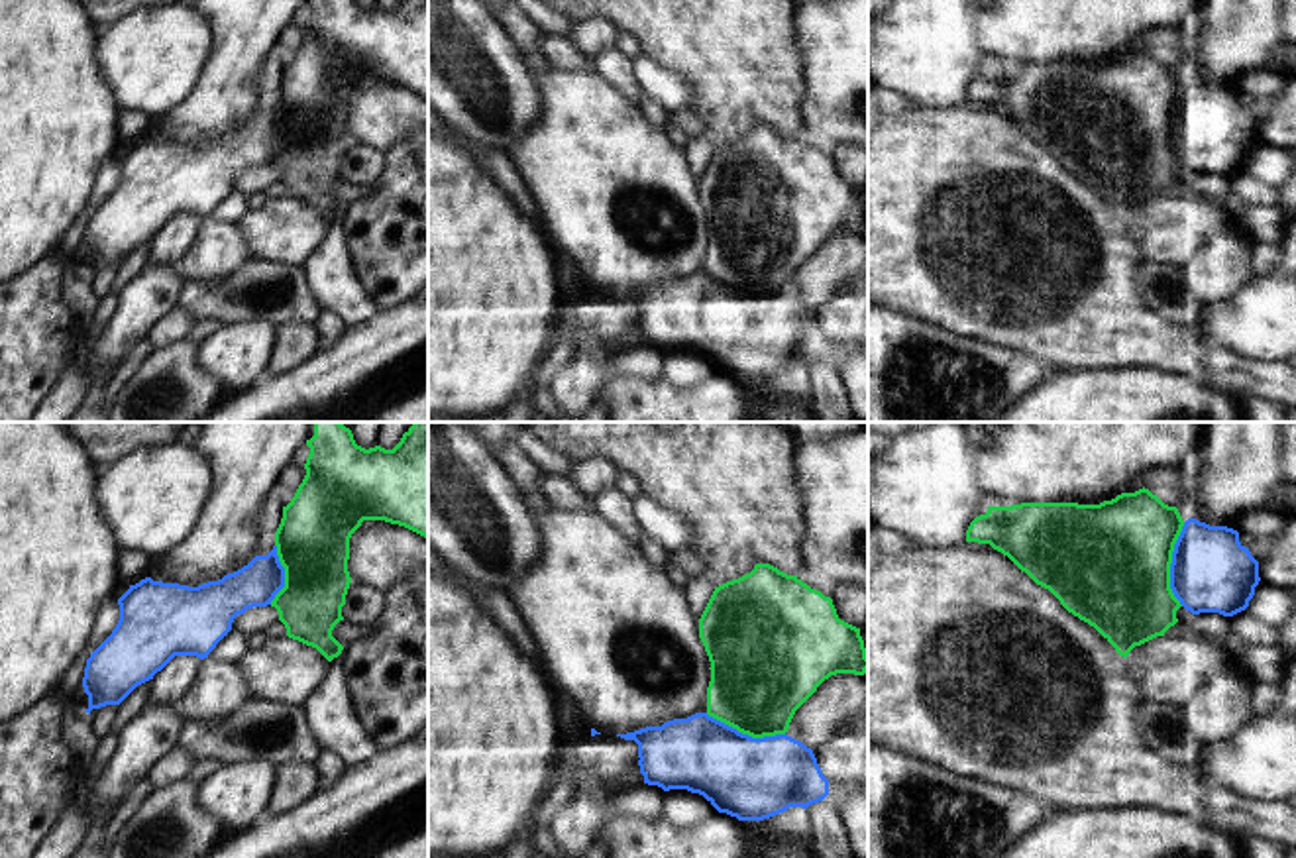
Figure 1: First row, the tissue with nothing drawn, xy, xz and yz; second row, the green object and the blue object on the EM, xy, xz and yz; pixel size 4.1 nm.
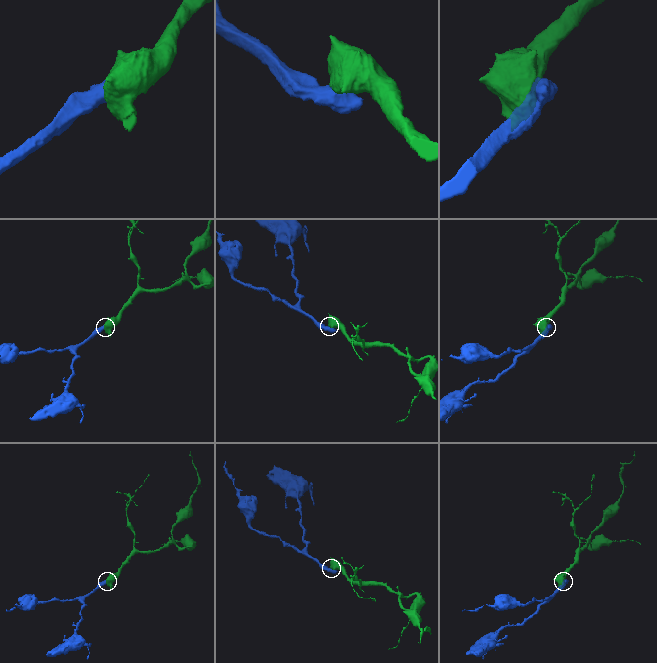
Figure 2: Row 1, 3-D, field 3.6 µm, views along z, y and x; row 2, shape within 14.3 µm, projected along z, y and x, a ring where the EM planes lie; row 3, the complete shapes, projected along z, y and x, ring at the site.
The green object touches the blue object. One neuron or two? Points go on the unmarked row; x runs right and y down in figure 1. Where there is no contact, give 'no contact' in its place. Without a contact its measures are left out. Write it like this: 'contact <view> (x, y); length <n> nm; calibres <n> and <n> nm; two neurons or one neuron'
contact yz (1171, 122); length 340 nm; calibres 500 and 320 nm; two neurons

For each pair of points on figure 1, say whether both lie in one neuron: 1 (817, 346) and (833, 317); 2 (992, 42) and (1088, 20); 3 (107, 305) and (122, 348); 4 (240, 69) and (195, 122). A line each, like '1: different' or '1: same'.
1: different
2: same
3: different
4: same

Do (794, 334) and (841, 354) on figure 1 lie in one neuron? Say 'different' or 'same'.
same

